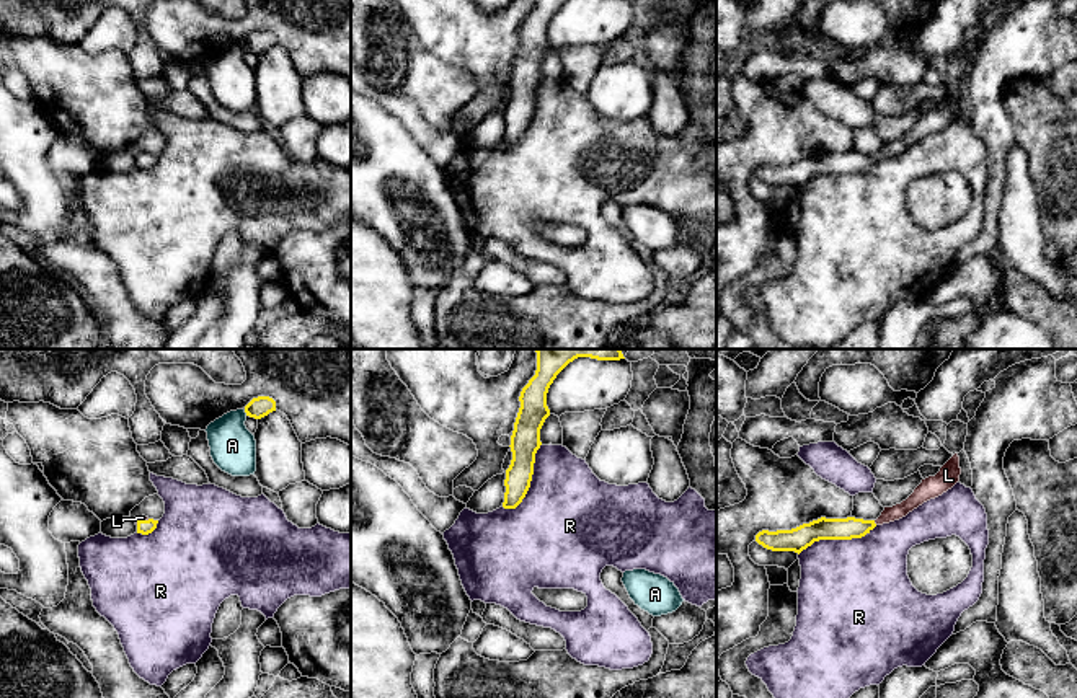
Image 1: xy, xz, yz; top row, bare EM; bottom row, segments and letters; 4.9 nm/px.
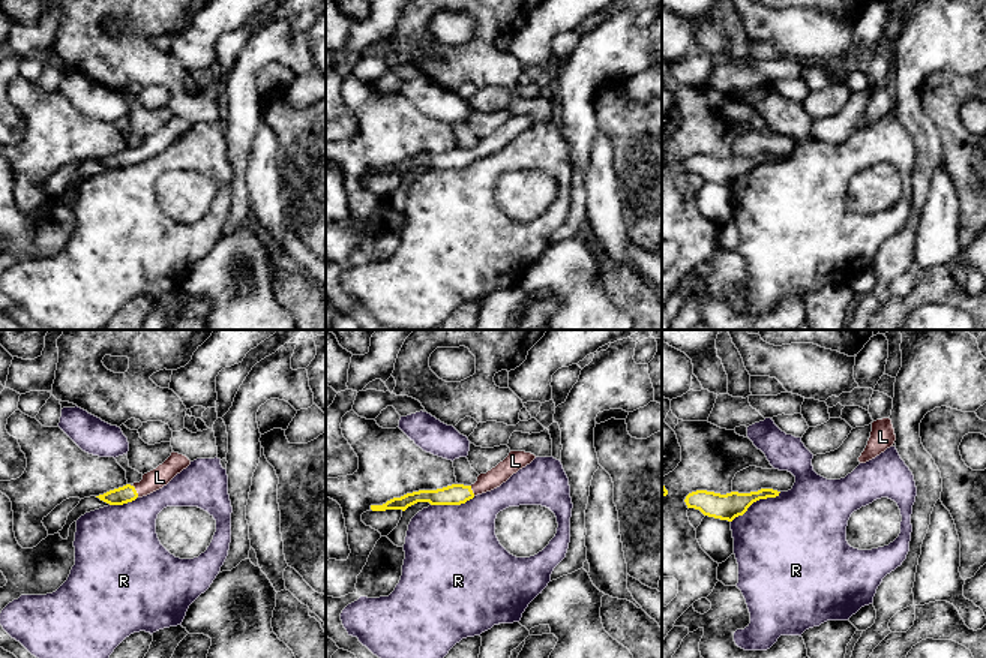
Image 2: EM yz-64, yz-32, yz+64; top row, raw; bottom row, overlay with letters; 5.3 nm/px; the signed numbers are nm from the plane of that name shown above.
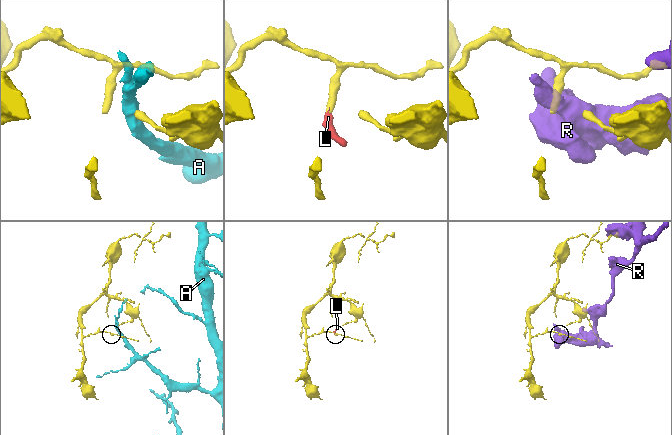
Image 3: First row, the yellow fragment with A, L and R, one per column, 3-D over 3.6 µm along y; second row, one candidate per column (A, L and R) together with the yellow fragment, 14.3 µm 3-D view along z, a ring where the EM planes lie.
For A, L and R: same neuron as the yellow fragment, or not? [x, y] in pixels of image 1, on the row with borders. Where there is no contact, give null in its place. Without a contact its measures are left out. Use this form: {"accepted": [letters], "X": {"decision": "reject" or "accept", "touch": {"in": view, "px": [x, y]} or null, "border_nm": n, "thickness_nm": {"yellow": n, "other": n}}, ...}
{"accepted": ["L"], "A": {"decision": "reject", "touch": {"in": "xy", "px": [245, 411]}, "border_nm": 40, "thickness_nm": {"yellow": 100, "other": 220}}, "L": {"decision": "accept", "touch": {"in": "yz", "px": [873, 522]}, "border_nm": 30, "thickness_nm": {"yellow": 110, "other": 80}}, "R": {"decision": "reject", "touch": {"in": "yz", "px": [837, 538]}, "border_nm": 420, "thickness_nm": {"yellow": 120, "other": 480}}}

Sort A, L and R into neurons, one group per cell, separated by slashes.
A / L / R

